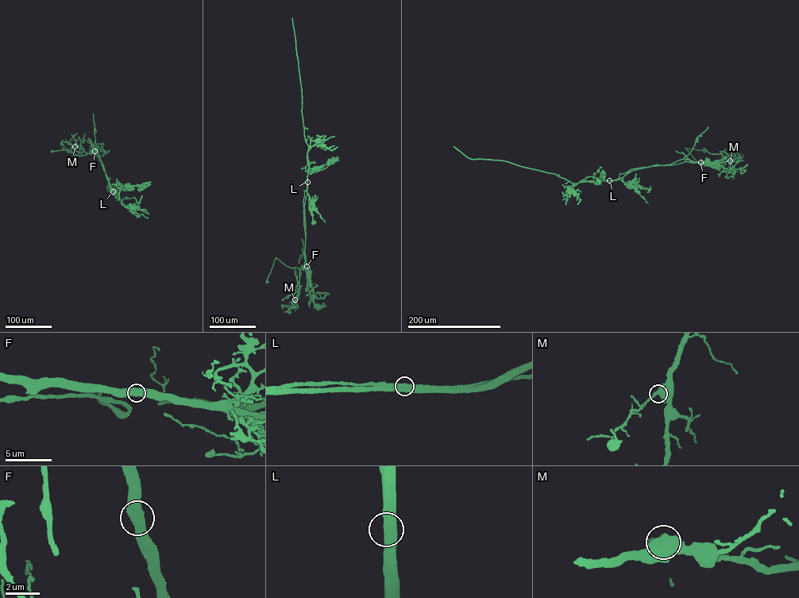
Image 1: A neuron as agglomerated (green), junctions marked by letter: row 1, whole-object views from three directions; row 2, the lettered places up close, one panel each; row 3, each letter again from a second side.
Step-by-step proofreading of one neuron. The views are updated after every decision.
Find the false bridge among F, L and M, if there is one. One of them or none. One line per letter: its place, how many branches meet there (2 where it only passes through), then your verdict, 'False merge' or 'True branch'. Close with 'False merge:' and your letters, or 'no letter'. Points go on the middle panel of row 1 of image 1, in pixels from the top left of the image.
F: Place: (306, 266). Branches: 2. True branch
L: Place: (307, 182). Branches: 2. False merge
M: Place: (295, 299). Branches: 2. True branch
False merge: L

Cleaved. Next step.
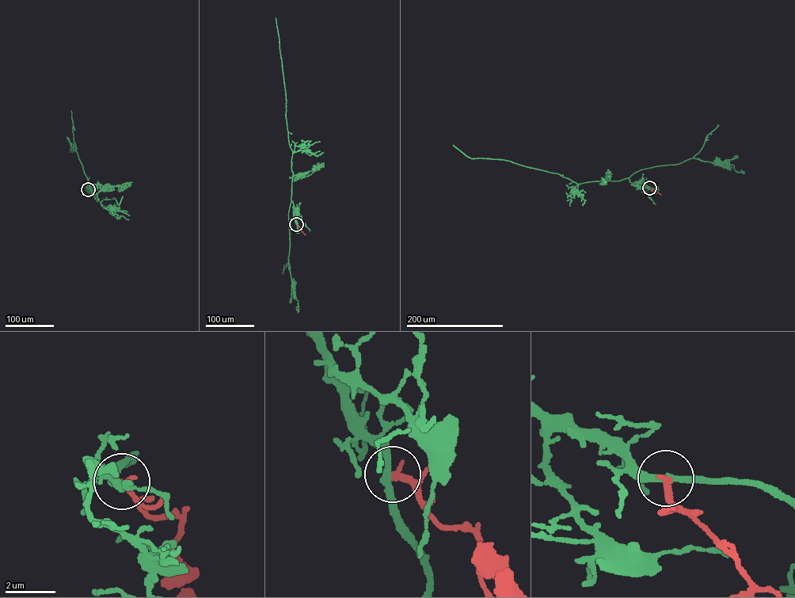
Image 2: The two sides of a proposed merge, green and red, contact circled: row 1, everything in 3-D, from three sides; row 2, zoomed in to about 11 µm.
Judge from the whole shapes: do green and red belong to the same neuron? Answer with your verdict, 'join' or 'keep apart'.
keep apart

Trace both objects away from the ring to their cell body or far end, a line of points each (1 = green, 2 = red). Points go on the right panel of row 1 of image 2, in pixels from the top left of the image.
1: (649, 188), (631, 183), (628, 178), (577, 184), (558, 173), (509, 161), (470, 158), (453, 145)
2: (649, 188), (661, 194)

